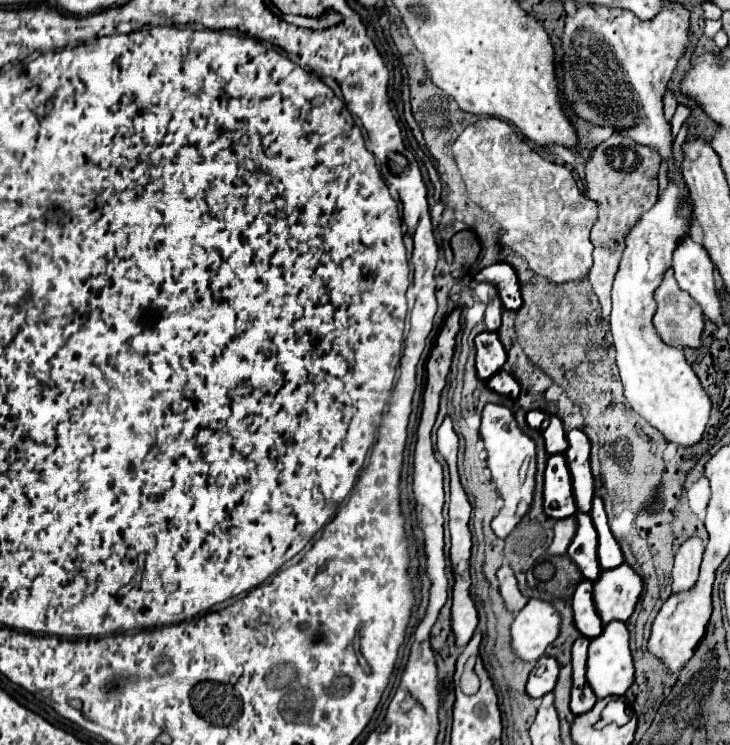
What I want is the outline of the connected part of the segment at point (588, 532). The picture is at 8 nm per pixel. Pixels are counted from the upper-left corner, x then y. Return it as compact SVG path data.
M576 512L578 518L578 532L572 540L572 544L568 546L568 556L576 562L576 566L582 570L584 578L588 580L596 580L602 572L602 568L598 566L598 534L594 530L594 524L590 522L588 514Z

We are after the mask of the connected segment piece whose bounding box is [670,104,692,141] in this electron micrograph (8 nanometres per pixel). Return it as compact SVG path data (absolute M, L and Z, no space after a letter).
M683 104L678 105L676 112L670 122L673 141L675 140L676 135L678 134L679 130L681 129L683 123L690 116L691 112L692 112L692 109L689 108L688 106L685 106Z

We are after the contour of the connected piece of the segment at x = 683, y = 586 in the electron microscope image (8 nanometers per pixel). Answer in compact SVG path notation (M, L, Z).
M698 536L688 538L676 552L672 570L672 592L688 590L698 580L698 568L704 554L704 542Z

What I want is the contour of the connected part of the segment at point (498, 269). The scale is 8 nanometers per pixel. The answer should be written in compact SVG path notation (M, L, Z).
M506 262L492 264L492 266L484 268L484 270L480 270L474 276L474 280L494 284L498 288L498 292L500 292L500 300L502 300L504 308L518 310L522 306L518 276L516 276L516 270L510 264L506 264Z

